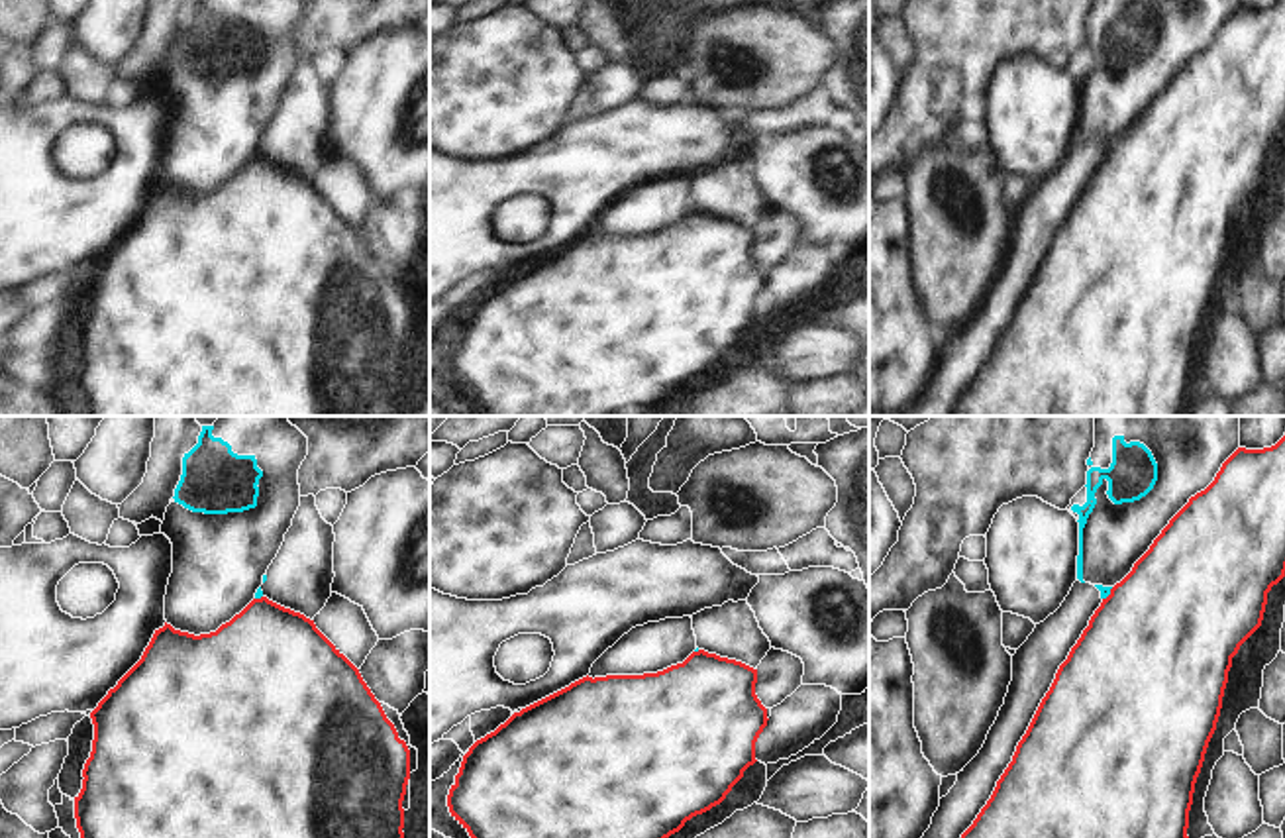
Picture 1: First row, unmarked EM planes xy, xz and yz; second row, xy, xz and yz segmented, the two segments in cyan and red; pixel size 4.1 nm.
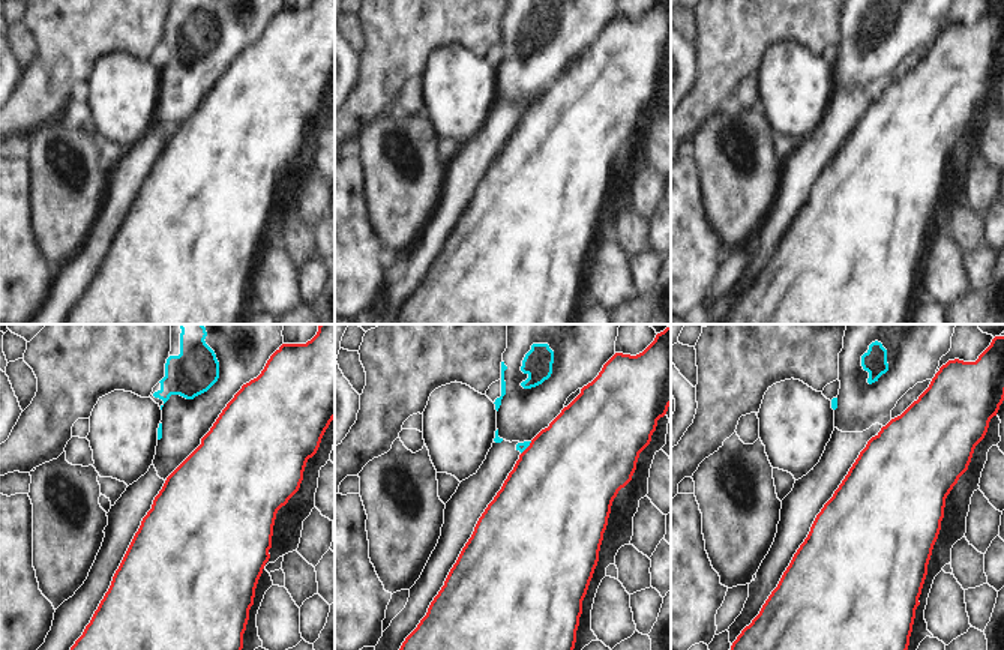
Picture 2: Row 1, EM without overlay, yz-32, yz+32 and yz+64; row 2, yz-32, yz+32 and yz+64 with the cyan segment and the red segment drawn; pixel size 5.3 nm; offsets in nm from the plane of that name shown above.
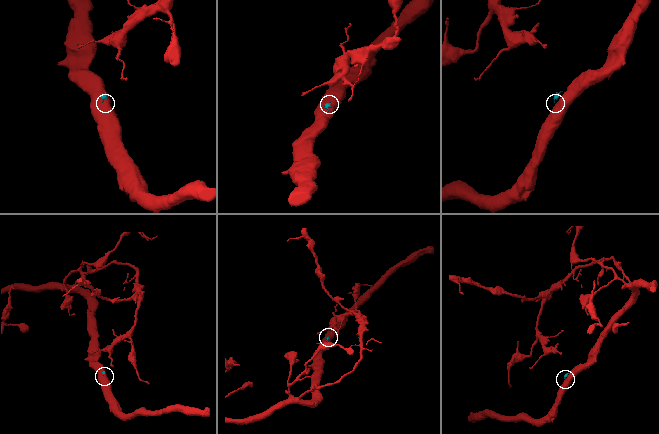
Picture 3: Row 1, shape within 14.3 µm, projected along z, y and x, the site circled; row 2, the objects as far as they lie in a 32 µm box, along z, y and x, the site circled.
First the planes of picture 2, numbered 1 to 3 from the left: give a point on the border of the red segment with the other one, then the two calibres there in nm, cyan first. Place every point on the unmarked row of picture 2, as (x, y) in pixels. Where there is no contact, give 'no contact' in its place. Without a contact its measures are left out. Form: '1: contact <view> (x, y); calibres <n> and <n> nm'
1: no contact
2: contact yz+32 (527, 110); calibres 50 and 500 nm
3: no contact

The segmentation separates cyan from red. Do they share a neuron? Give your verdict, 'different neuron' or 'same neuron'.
different neuron

